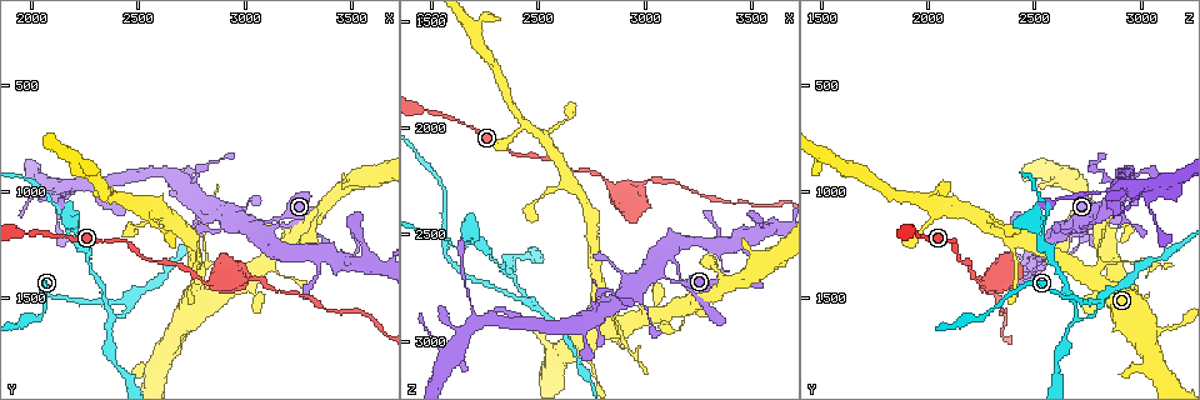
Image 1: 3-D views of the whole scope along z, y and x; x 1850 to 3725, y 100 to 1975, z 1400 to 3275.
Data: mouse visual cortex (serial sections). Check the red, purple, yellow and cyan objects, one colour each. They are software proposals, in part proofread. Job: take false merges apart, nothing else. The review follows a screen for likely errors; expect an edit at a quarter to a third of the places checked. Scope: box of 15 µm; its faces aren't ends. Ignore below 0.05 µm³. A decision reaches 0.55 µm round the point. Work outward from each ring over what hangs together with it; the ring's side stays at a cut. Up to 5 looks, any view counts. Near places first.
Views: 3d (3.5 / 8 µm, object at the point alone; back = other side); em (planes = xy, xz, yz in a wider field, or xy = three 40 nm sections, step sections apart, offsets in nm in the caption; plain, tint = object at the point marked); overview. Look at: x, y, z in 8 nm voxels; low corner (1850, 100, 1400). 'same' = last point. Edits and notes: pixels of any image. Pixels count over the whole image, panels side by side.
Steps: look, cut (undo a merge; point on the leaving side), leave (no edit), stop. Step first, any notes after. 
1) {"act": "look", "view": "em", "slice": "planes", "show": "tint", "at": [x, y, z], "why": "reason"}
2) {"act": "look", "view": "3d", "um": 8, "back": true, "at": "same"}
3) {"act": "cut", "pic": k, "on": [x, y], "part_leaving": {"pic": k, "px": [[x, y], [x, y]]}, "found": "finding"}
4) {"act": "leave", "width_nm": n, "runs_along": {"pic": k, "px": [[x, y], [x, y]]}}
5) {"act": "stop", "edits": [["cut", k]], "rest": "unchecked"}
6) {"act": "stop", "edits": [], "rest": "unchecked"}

{"act": "look", "view": "3d", "um": 3.5, "at": [2440, 1510, 2800]}

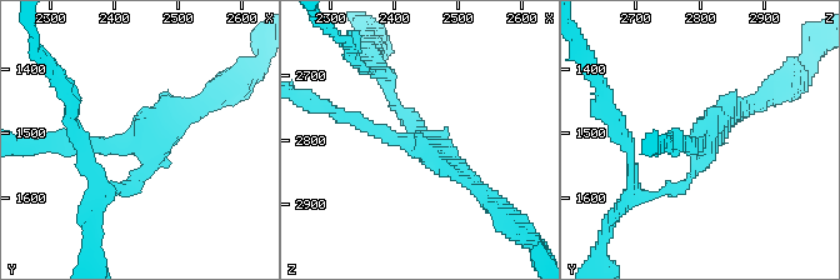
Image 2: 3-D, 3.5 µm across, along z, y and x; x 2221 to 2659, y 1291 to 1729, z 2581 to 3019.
{"act": "look", "view": "em", "slice": "xy", "step": 1, "show": "tint", "at": [2430, 1520, 2805], "arms": 3, "arm_widths_nm": [150, 200, 200]}

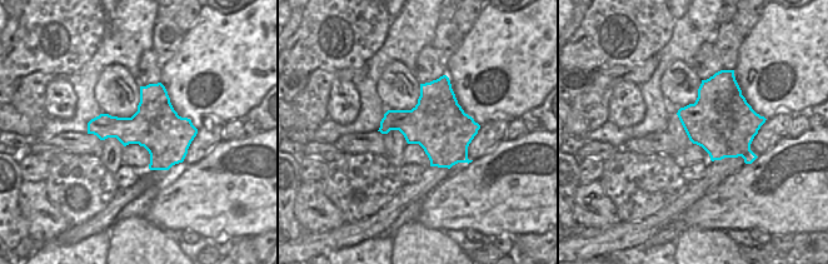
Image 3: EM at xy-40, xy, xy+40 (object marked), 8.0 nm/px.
{"act": "cut", "pic": 2, "on": [393, 99], "part_leaving": {"pic": 2, "px": [[416, 129], [385, 74], [366, 70]]}, "found": "two cells meet here"}

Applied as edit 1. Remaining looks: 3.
{"act": "look", "view": "3d", "um": 3.5, "at": [3100, 1130, 2700], "why": "a narrow waist"}

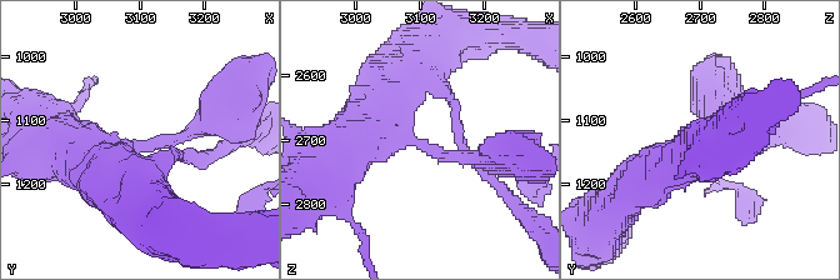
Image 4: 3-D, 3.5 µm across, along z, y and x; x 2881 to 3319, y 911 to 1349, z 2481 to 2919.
{"act": "look", "view": "em", "slice": "xy", "step": 1, "show": "tint", "at": [3100, 1145, 2710], "arms": 3, "arm_widths_nm": [200, 450, 600], "why": "now the EM"}

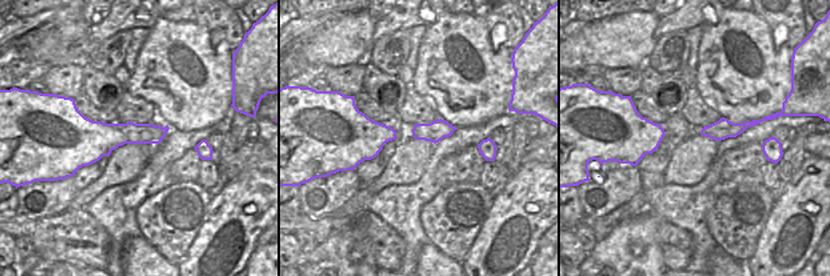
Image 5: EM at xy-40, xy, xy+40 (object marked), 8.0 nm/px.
{"act": "leave", "found": "continuous, no second cell"}

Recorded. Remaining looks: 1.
{"act": "stop", "edits": [["cut", 2]], "rest": "unchecked"}

